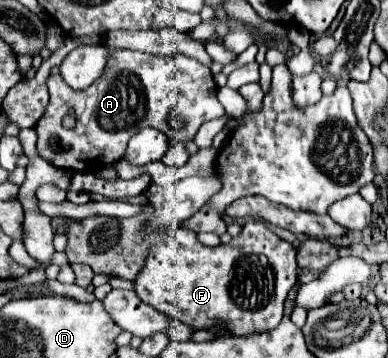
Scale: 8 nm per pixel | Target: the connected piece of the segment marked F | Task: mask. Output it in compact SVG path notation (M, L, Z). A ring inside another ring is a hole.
M246 222L236 238L214 248L200 244L196 232L176 228L172 236L152 246L146 266L136 278L136 294L144 304L156 308L162 314L168 314L170 318L194 330L212 330L212 326L222 322L234 336L246 336L256 330L272 330L276 328L276 324L280 324L284 316L284 300L288 290L296 282L296 274L296 250L290 242L276 236L262 222Z

